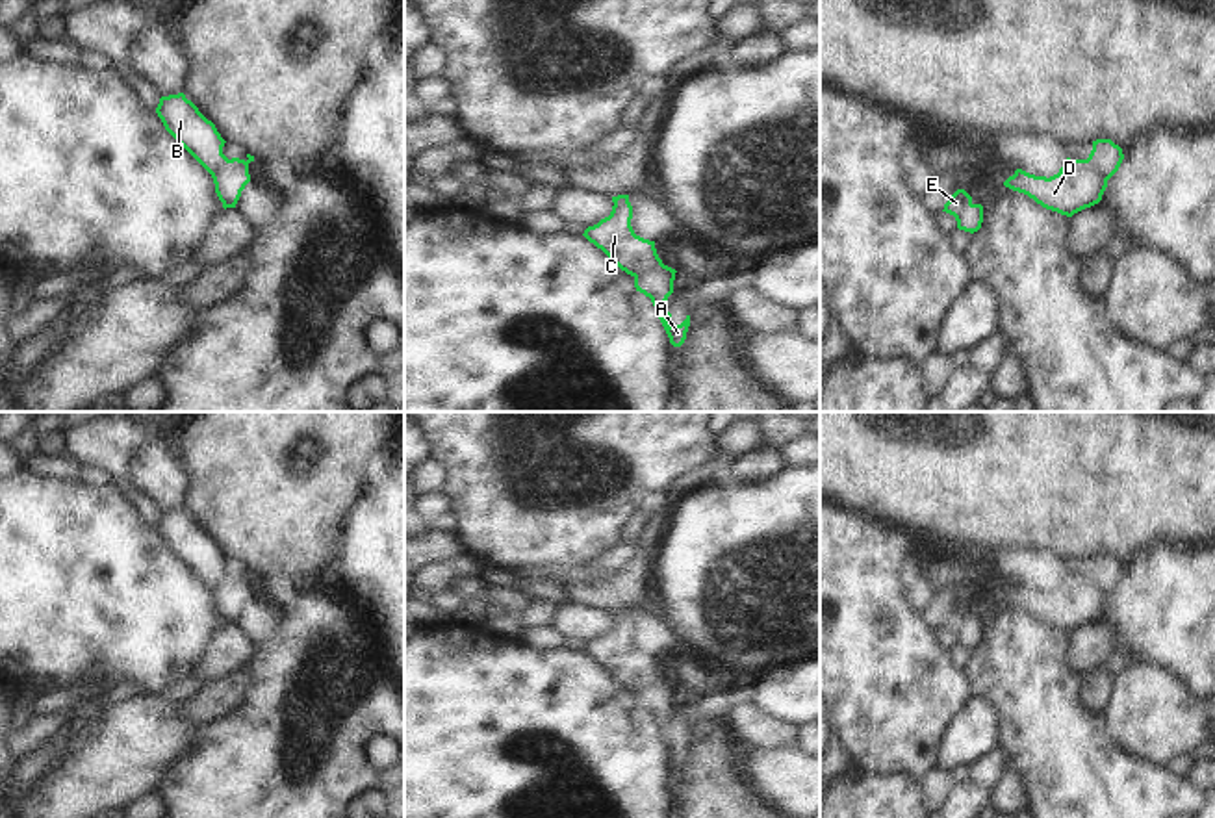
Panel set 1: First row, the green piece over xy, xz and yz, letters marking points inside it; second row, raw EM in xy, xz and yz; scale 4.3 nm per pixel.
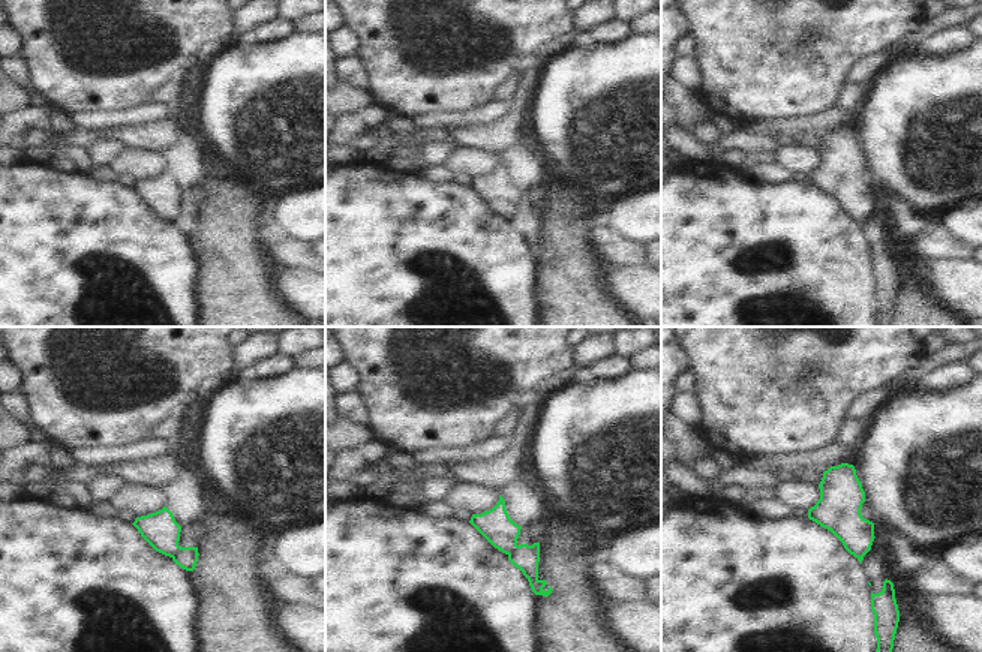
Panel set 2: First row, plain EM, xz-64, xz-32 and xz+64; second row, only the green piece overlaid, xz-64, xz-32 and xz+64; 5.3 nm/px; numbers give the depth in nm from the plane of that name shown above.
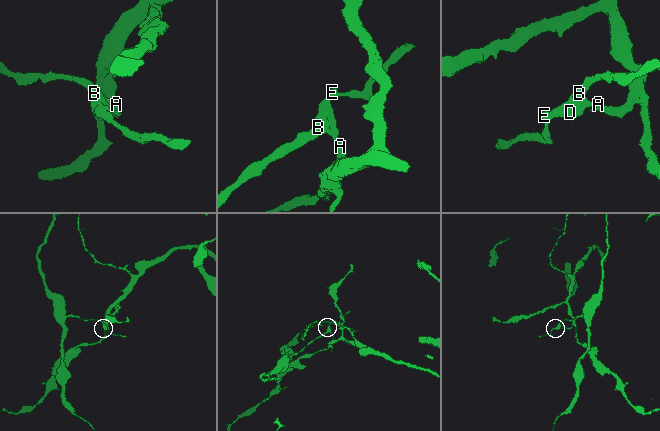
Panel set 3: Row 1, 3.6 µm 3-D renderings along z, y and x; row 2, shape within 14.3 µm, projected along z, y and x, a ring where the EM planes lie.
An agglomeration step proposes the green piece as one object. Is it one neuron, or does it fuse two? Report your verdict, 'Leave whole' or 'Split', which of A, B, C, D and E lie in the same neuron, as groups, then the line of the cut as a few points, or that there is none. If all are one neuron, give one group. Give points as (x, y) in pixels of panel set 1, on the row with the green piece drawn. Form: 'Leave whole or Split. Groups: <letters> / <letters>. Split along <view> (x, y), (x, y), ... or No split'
Split. Groups: A / B C D E. Split along xz (661, 260), (635, 277)

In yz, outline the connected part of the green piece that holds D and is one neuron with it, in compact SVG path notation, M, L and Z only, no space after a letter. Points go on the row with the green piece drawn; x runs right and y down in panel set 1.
M1067 158L1059 173L1050 178L1017 169L1004 185L1028 195L1046 210L1072 217L1102 200L1107 180L1093 163Z

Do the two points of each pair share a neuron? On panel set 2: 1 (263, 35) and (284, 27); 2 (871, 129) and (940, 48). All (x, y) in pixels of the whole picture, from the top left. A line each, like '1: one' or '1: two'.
1: one
2: two

